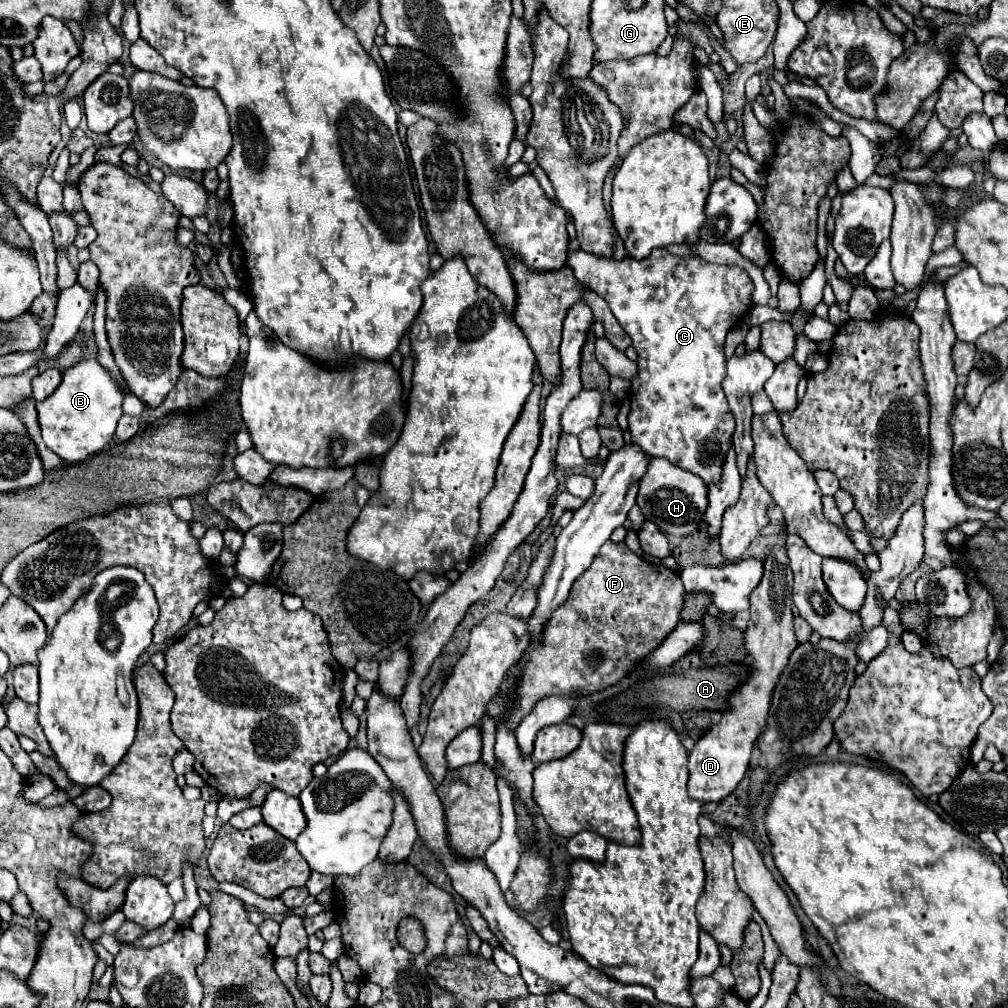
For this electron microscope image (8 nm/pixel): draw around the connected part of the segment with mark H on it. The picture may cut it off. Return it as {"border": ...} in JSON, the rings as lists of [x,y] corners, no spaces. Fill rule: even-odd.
{"border":[[[652,459],[648,465],[646,475],[642,477],[642,485],[636,499],[638,507],[642,509],[642,515],[656,523],[658,529],[666,535],[688,535],[692,533],[704,517],[708,499],[706,499],[706,485],[700,481],[700,477],[672,465],[664,459]]]}

